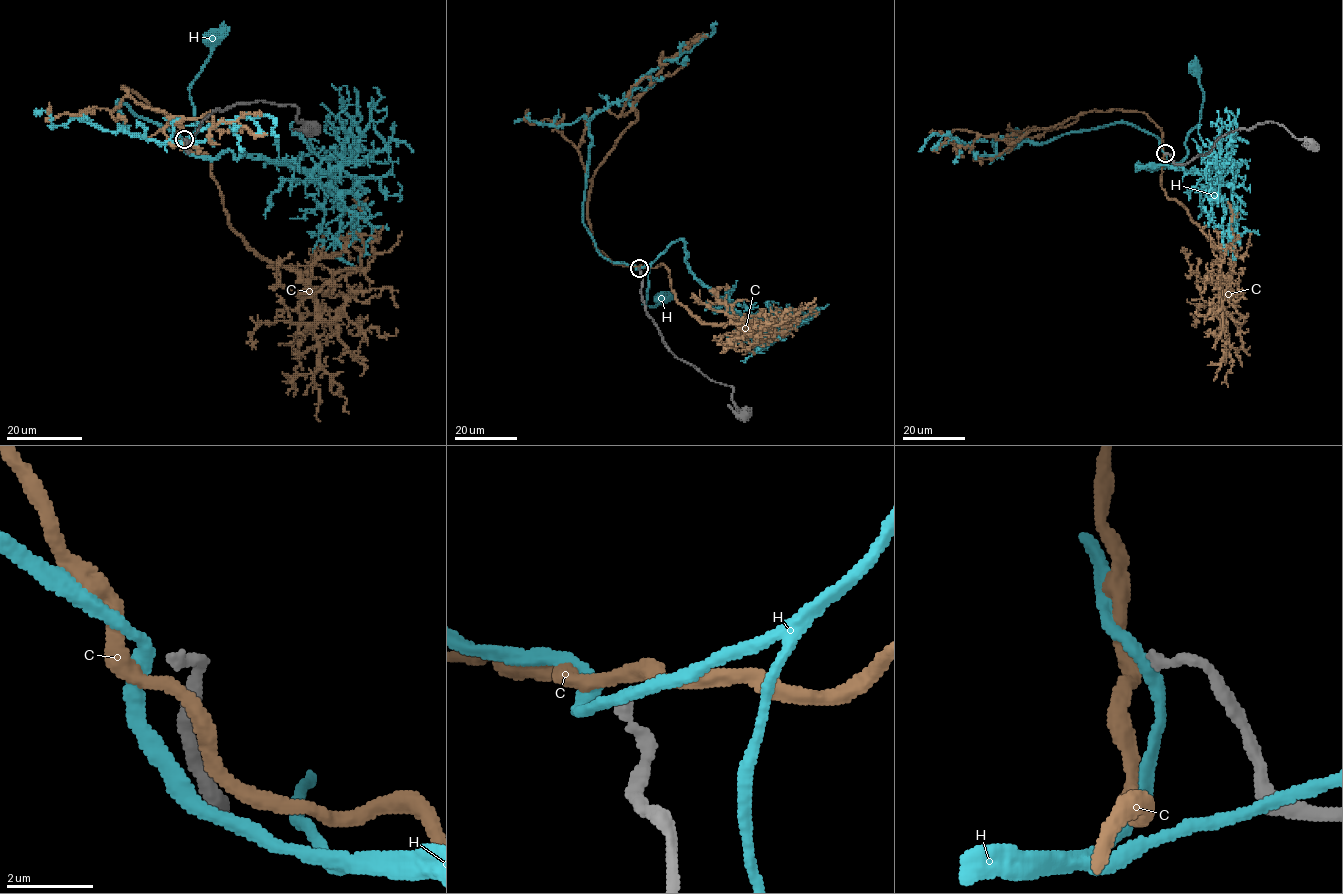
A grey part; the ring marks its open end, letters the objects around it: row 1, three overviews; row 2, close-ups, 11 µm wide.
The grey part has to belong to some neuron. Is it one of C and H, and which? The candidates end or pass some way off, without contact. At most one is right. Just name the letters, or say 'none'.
none

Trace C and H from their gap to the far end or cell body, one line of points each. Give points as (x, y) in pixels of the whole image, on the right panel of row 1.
C: (1163, 155), (1162, 132), (1143, 112), (1114, 109), (1032, 129), (1016, 142), (955, 129), (954, 143), (933, 149)
H: (1164, 153), (1162, 168), (1186, 155), (1185, 137), (1199, 122), (1203, 102), (1196, 69)

